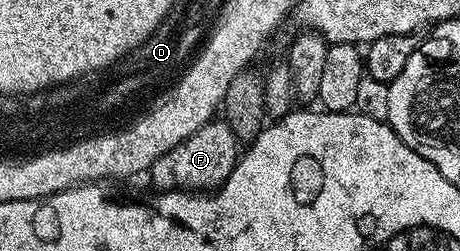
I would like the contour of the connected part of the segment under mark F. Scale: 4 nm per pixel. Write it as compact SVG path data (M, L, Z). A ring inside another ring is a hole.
M213 121L202 125L198 133L190 133L190 137L174 145L170 153L162 153L162 157L154 161L150 176L152 175L153 185L157 187L155 190L160 193L166 191L208 193L223 185L226 177L230 177L241 154L241 144L230 129L230 125L223 121Z

